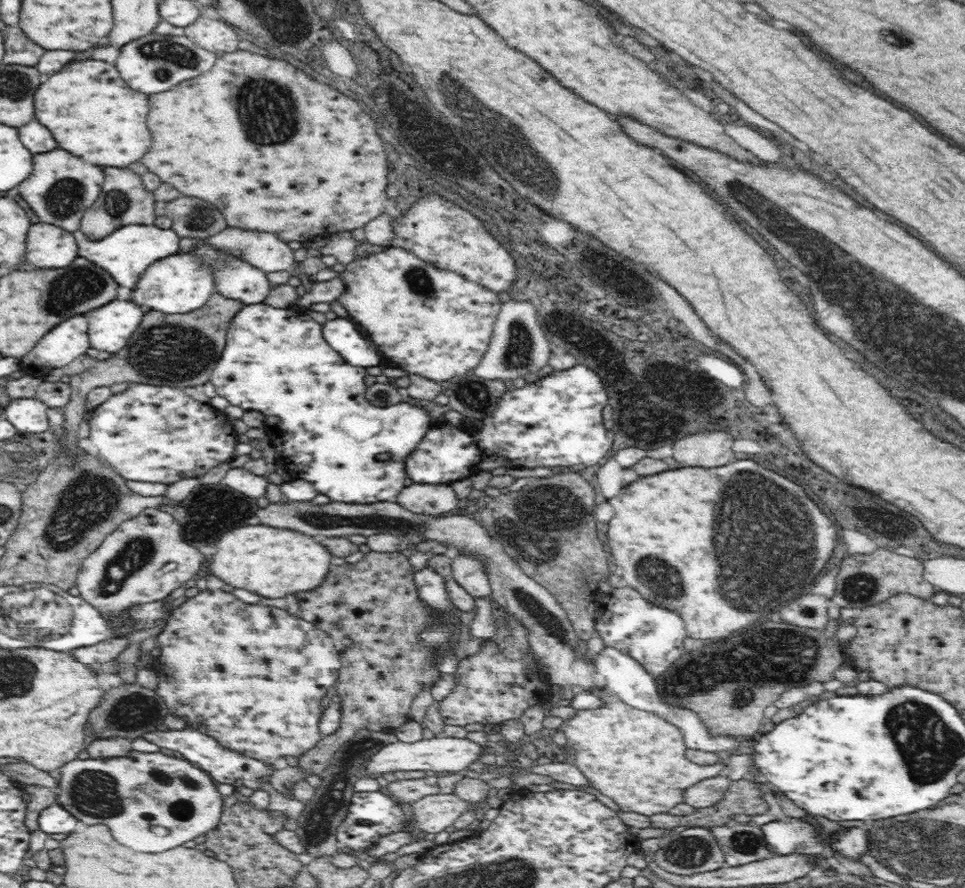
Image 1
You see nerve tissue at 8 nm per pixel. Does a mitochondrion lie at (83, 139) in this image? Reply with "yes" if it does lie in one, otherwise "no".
no

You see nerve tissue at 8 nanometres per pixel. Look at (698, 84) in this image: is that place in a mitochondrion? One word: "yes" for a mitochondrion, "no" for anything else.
no

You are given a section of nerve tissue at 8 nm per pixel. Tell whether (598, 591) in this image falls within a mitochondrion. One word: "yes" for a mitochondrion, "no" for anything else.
no

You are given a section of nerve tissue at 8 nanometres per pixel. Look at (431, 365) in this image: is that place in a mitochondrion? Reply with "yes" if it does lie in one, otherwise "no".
no

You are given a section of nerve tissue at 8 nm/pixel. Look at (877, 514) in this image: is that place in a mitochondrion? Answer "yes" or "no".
no

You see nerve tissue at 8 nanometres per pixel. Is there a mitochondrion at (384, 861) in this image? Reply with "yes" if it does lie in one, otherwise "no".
no

